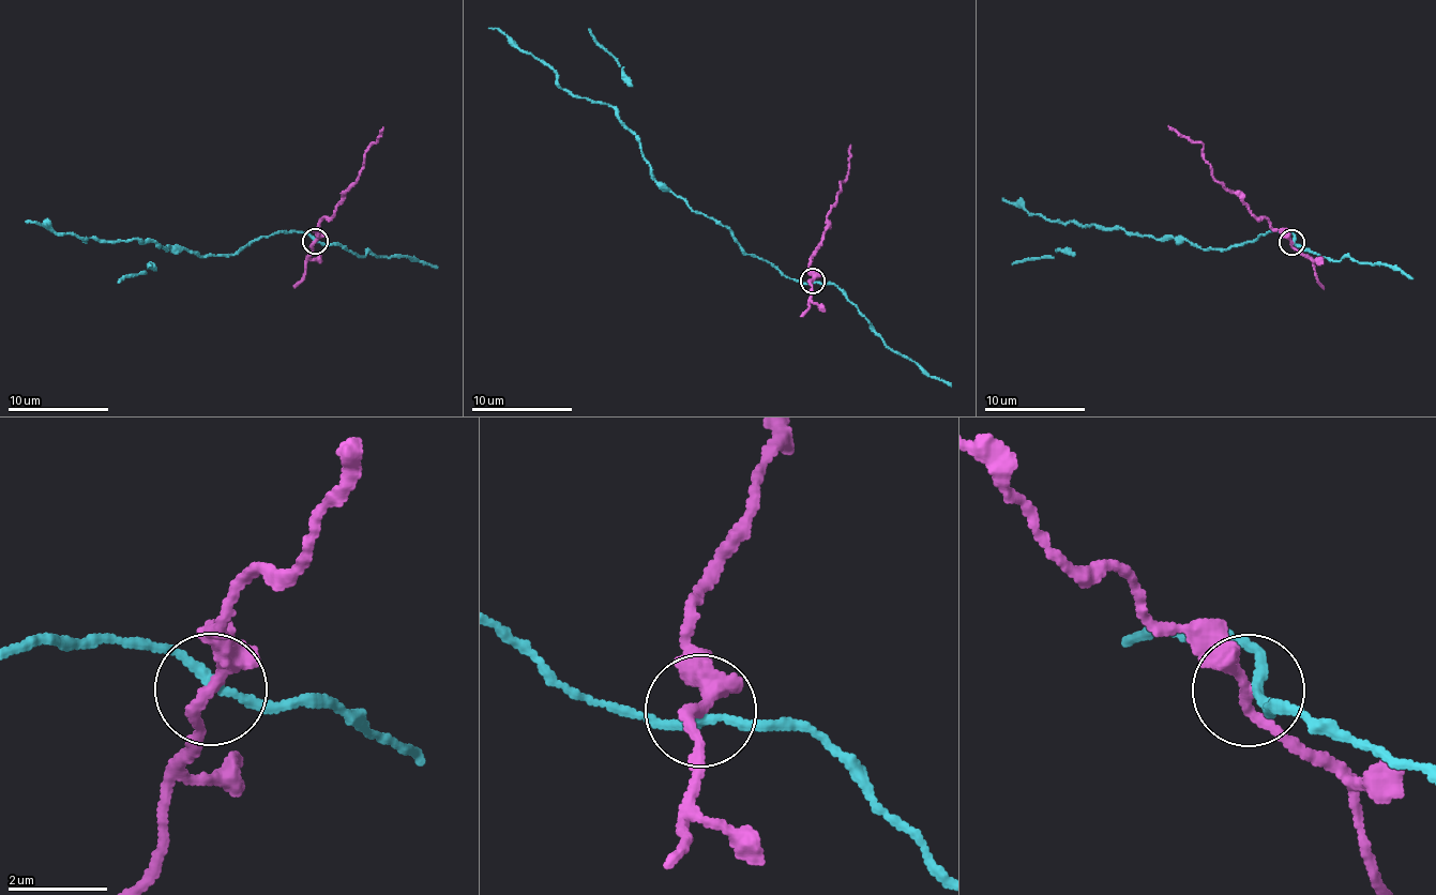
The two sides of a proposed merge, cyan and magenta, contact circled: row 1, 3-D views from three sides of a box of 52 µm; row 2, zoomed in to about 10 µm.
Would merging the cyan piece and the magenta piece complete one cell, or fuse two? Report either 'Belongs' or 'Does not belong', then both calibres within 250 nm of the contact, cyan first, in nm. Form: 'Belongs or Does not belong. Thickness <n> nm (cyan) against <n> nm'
Does not belong. Thickness 180 nm (cyan) against 280 nm

